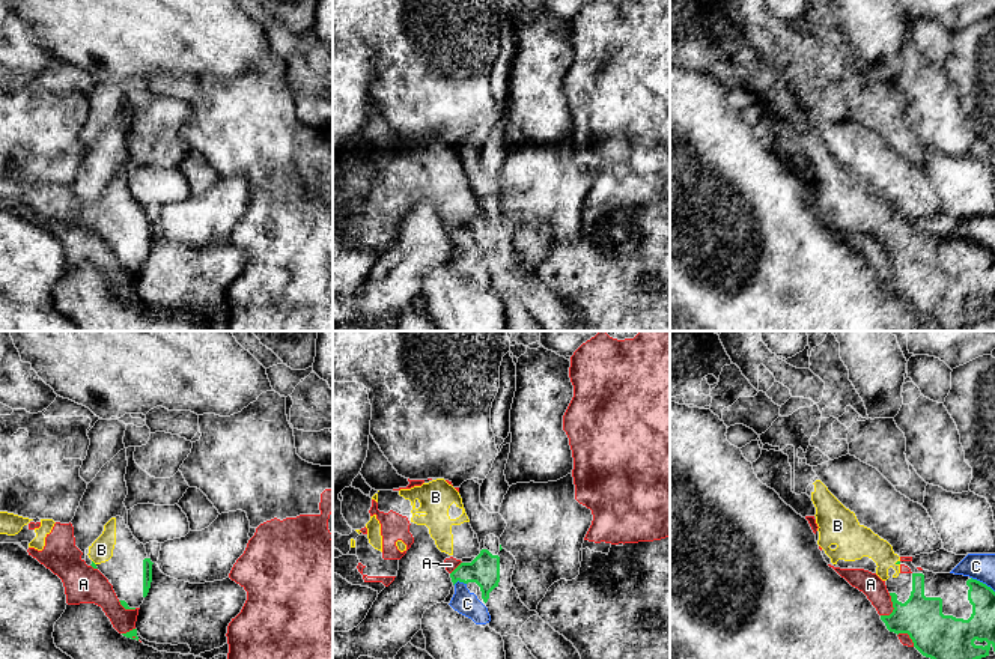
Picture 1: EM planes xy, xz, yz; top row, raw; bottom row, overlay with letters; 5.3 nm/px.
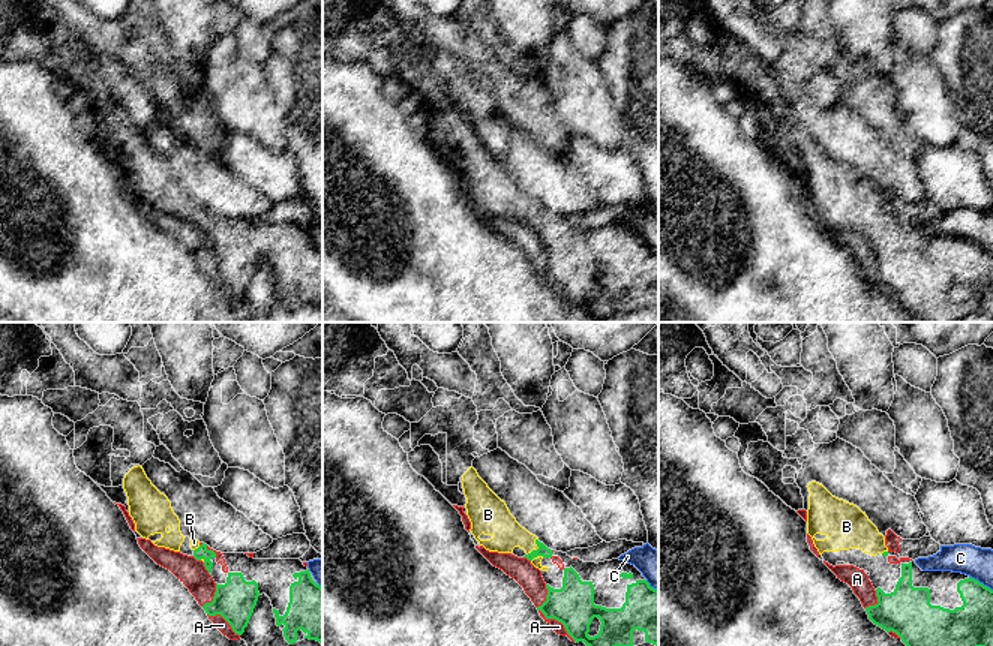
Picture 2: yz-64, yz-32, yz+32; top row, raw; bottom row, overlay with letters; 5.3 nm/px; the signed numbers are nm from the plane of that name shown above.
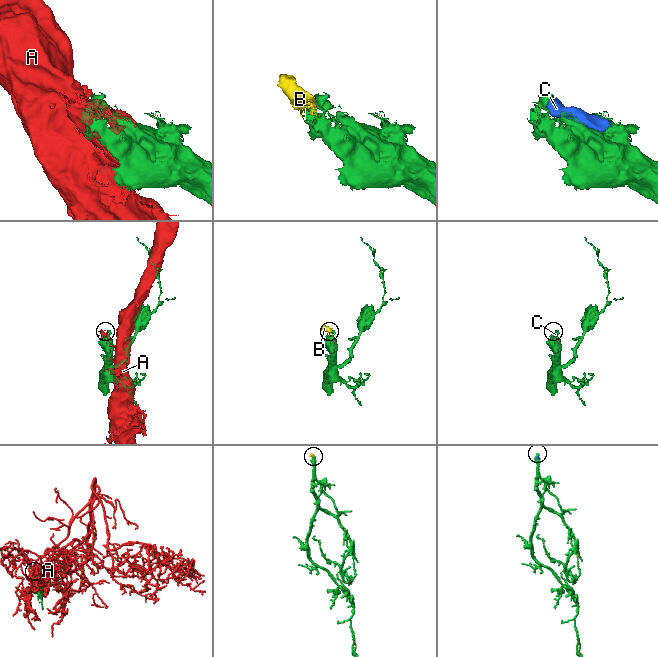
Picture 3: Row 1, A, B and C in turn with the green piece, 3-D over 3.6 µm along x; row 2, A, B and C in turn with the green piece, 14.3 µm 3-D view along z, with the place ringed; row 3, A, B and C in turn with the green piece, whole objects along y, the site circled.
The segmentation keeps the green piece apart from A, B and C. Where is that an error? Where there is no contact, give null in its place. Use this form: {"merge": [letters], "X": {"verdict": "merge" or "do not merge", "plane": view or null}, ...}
{"merge": ["B"], "A": {"verdict": "do not merge", "plane": "yz"}, "B": {"verdict": "merge", "plane": "yz"}, "C": {"verdict": "do not merge", "plane": "yz"}}

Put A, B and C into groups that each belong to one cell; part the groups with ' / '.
A / B / C

